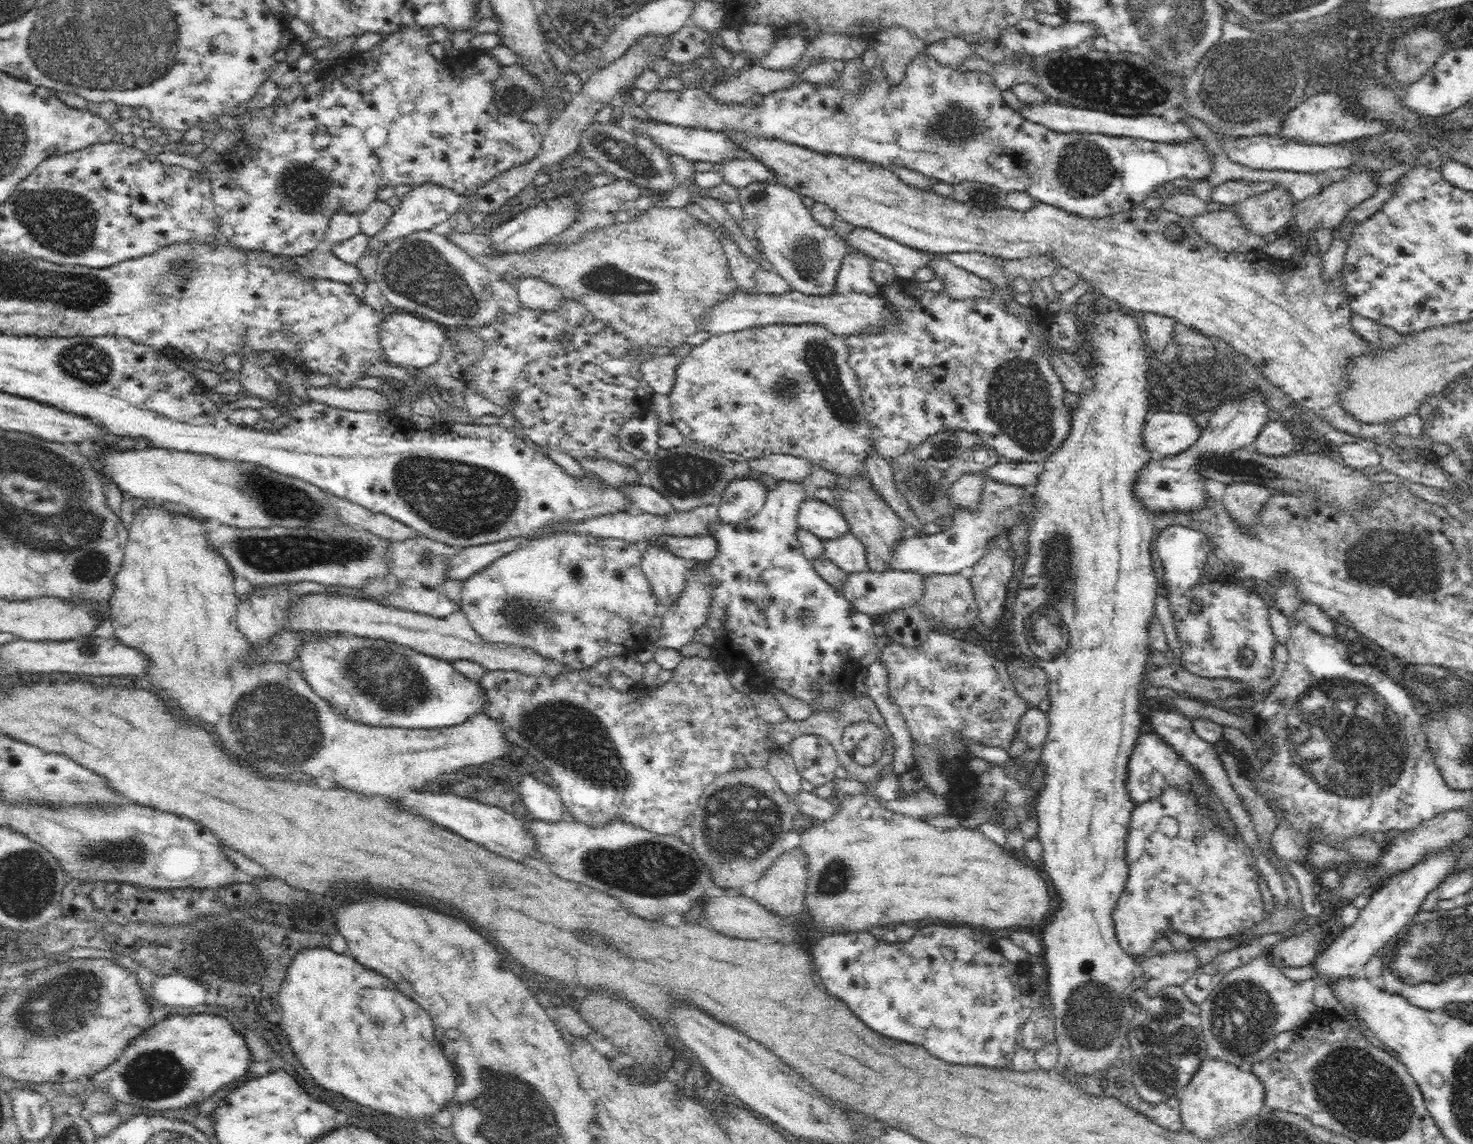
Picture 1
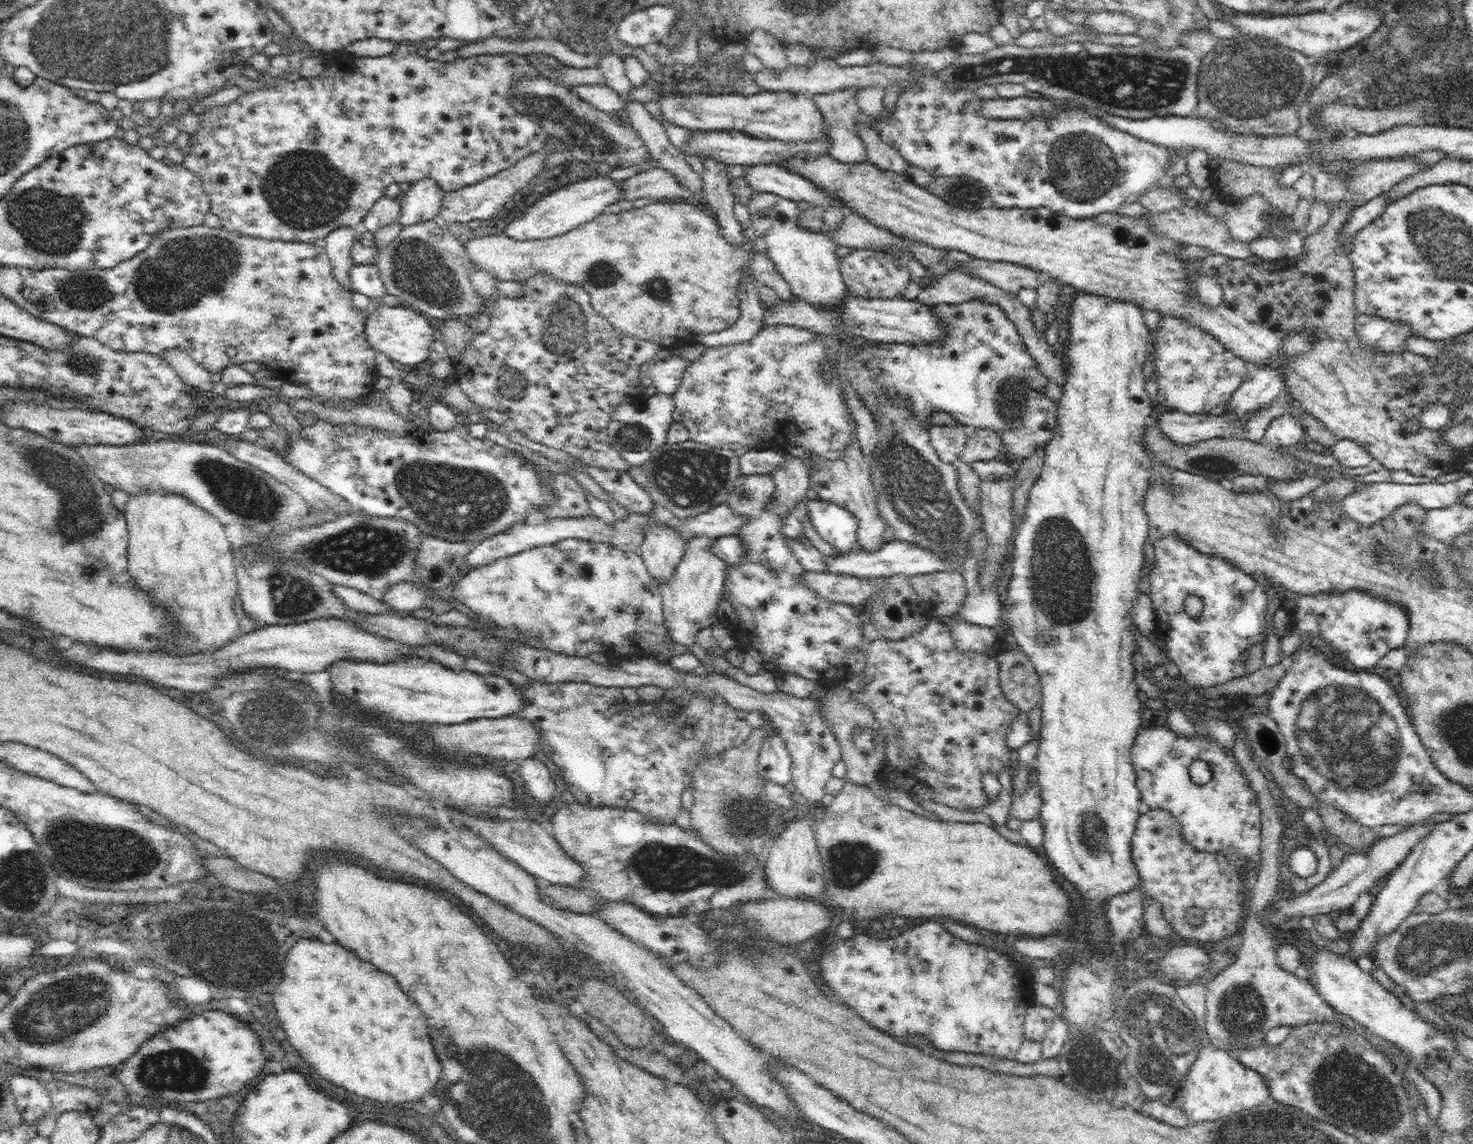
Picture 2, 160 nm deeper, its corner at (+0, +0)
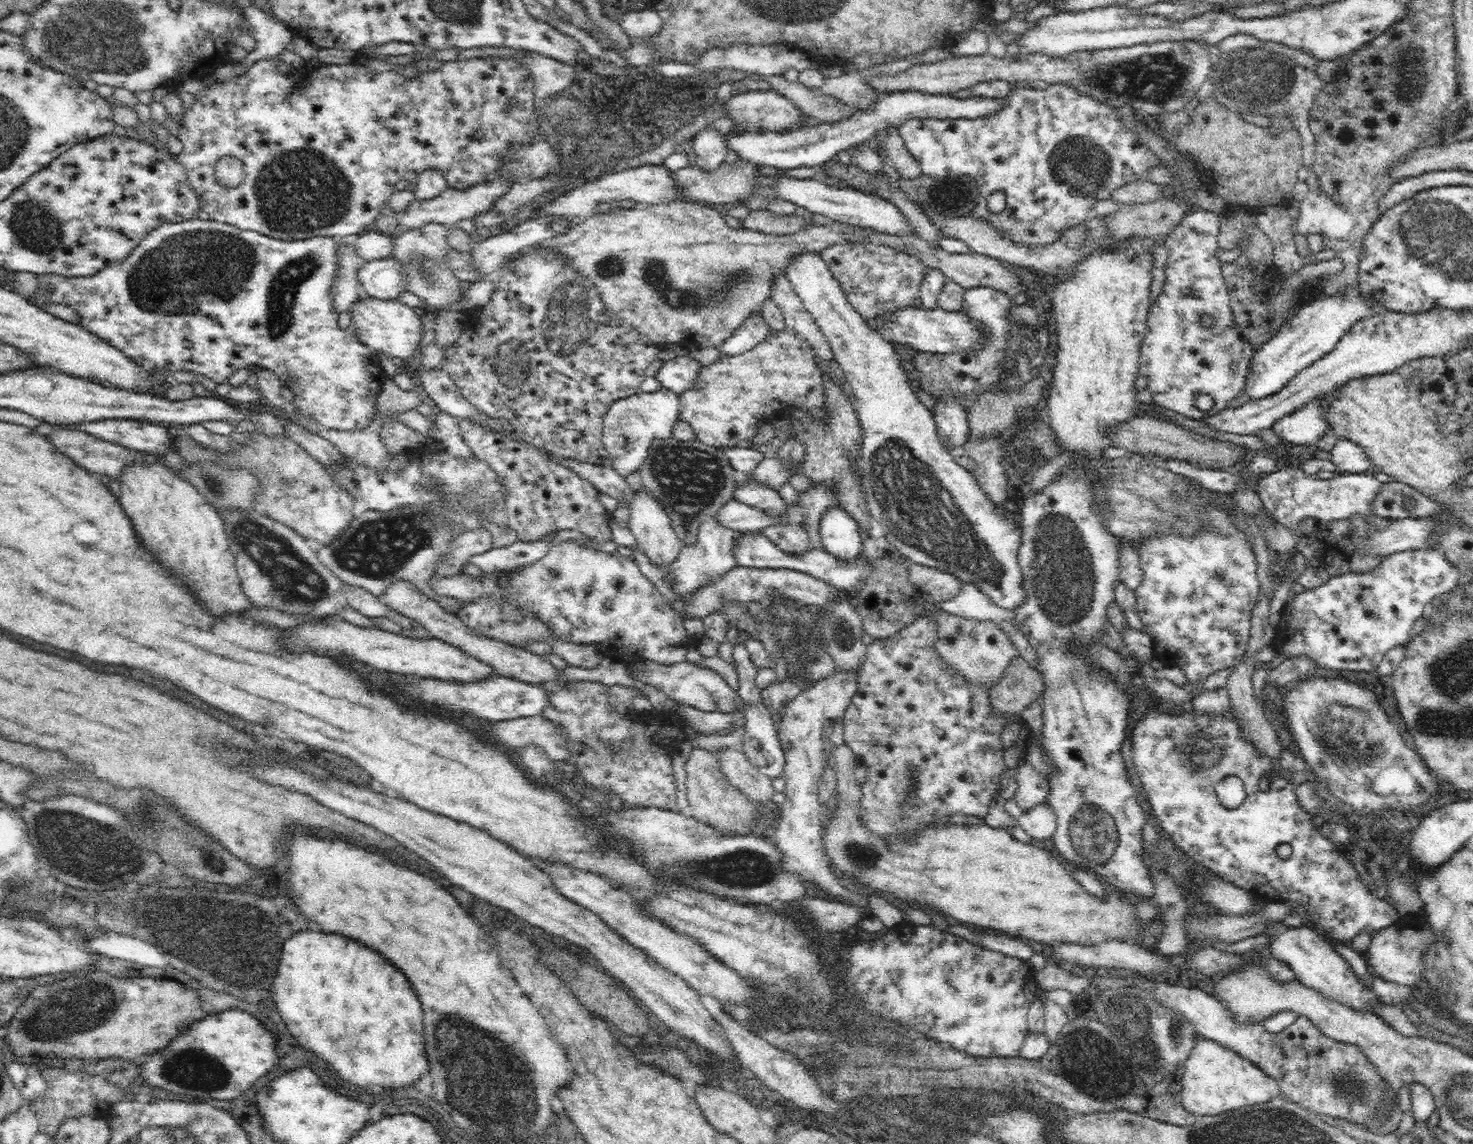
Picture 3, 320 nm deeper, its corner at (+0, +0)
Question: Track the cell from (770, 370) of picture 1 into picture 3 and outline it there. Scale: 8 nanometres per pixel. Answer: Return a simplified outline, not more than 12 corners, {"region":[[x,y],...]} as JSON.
{"region":[[785,328],[700,365],[679,394],[700,442],[747,445],[802,411],[831,427],[812,345]]}

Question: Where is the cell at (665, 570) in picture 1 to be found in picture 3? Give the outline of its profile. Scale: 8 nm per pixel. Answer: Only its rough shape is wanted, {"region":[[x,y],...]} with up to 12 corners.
{"region":[[642,489],[627,524],[636,547],[666,569],[684,543],[662,505]]}

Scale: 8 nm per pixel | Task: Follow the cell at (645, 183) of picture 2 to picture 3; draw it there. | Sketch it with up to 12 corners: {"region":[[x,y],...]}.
{"region":[[722,164],[669,172],[679,200],[714,204],[743,200],[756,167]]}

